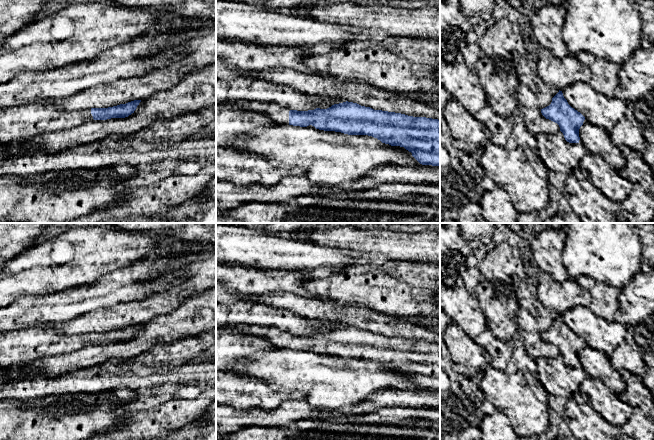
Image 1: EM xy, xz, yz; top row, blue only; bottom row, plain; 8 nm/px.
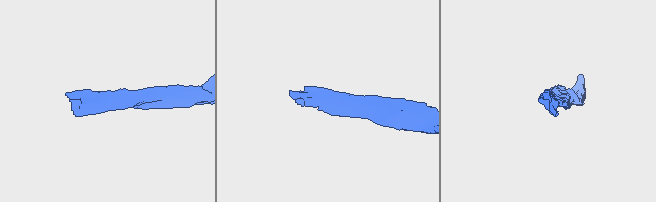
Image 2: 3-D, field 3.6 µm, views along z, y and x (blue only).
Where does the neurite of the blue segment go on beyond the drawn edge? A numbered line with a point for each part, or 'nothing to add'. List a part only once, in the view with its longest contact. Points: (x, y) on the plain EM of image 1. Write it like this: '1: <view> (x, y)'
1: xz (279, 338)

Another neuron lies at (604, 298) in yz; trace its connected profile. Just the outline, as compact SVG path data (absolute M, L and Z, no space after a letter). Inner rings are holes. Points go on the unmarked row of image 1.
M585 275L579 276L576 282L591 294L591 303L589 305L591 311L605 320L614 320L619 306L620 289Z

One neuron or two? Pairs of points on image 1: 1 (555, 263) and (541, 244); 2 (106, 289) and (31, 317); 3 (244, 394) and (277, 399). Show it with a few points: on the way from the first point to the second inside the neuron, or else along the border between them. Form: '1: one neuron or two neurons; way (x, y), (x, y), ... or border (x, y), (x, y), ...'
1: one neuron; way (550, 258), (547, 255), (546, 249)
2: one neuron; way (87, 297), (69, 305), (50, 309)
3: one neuron; way (252, 394), (258, 394), (269, 399)

